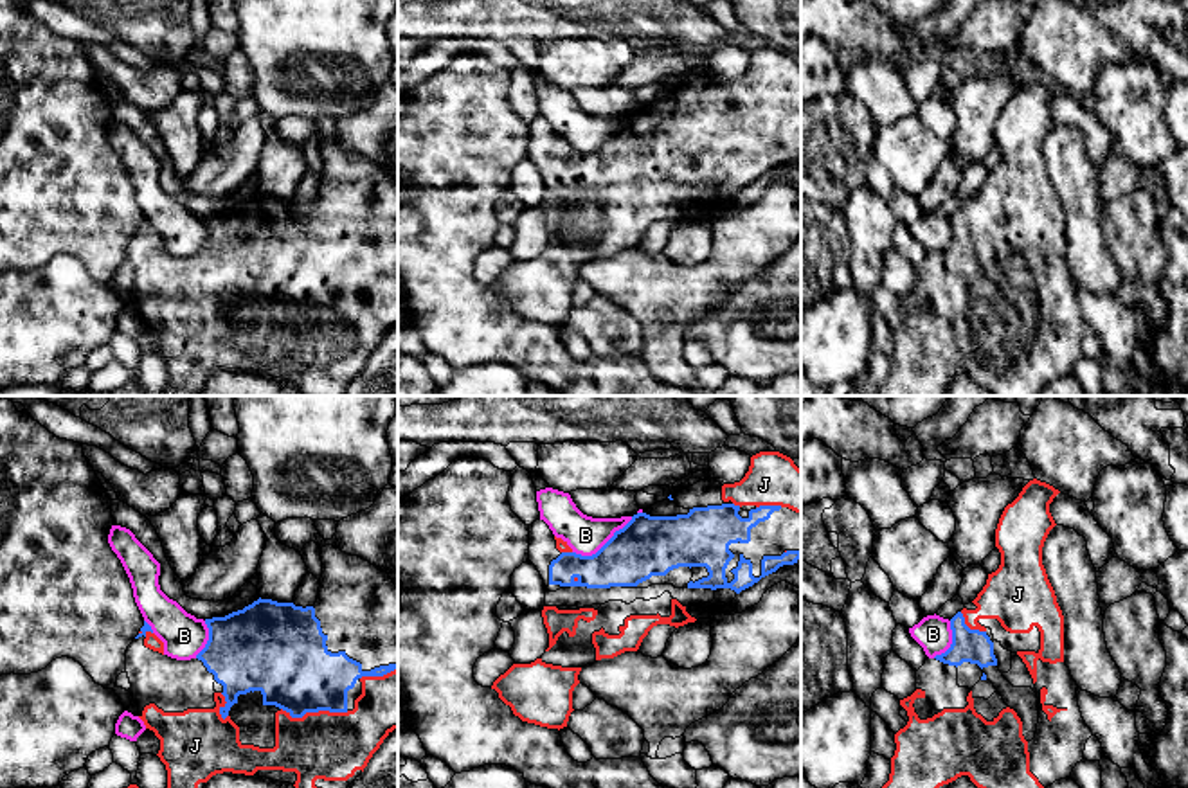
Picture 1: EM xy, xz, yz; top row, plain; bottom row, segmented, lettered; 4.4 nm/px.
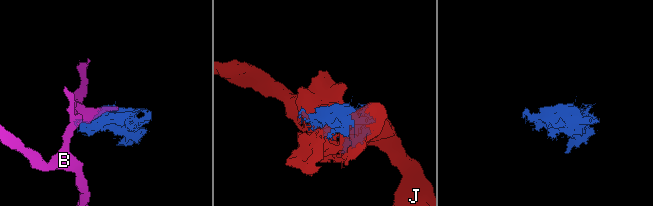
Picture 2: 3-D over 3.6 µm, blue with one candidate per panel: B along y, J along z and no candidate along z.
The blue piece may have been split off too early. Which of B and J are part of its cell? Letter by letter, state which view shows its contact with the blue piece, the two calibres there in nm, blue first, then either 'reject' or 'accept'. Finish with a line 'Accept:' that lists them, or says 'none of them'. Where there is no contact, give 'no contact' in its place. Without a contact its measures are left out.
B: xz | 280/170 nm | reject
J: xy | 360/300 nm | accept
Accept: J

